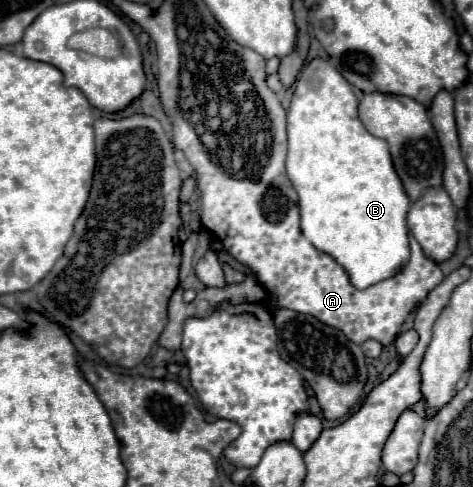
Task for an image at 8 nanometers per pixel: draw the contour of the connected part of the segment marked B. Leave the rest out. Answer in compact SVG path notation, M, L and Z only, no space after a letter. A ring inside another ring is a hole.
M314 58L296 80L288 108L286 172L298 194L302 234L320 252L330 254L350 276L356 288L368 288L394 276L410 258L406 214L410 200L394 172L388 142L372 136L358 118L358 98L352 86L328 60Z

